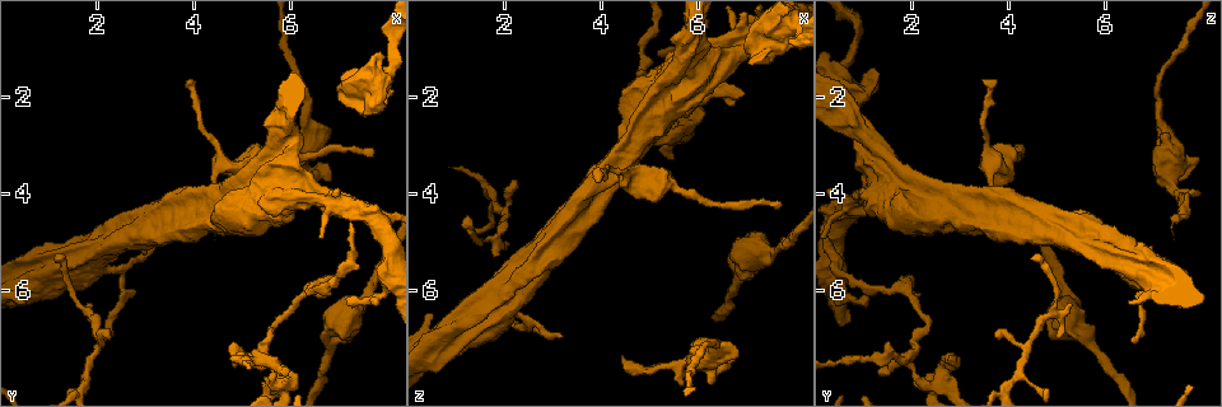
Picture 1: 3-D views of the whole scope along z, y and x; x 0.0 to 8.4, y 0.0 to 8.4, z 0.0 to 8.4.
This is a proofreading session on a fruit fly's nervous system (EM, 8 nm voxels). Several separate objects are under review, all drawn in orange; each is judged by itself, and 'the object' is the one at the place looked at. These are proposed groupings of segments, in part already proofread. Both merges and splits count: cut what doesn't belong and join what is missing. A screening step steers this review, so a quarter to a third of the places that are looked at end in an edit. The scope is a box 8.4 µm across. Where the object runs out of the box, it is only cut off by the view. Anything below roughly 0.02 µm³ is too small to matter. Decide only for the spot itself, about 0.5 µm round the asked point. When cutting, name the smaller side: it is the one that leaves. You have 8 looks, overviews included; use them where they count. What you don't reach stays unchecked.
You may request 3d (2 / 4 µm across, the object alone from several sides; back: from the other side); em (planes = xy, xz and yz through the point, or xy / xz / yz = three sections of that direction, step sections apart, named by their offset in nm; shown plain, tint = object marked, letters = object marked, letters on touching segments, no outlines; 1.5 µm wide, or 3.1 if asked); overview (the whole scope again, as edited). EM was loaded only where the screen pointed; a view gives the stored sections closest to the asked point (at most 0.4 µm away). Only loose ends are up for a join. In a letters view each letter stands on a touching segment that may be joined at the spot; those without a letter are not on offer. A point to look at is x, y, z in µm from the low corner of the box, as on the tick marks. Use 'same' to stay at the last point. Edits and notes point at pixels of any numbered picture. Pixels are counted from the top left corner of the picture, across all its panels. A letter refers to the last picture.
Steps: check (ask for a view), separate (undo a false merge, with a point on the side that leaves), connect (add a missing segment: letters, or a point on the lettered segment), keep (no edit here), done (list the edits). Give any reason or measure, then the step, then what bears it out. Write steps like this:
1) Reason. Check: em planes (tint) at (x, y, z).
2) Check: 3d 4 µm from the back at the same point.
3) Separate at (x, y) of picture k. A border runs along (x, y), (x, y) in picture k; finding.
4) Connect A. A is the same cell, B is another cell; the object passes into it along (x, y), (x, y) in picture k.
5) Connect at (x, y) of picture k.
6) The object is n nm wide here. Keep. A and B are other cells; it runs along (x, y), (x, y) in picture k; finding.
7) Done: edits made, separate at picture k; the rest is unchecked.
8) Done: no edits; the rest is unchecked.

Thick turns thin. Check: em yz step 8 (tint) at (2.00, 5.50, 6.50).

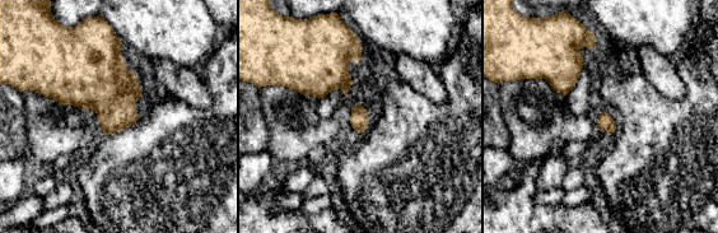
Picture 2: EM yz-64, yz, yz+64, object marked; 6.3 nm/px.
Another direction. Check: em planes (tint) at the same point.

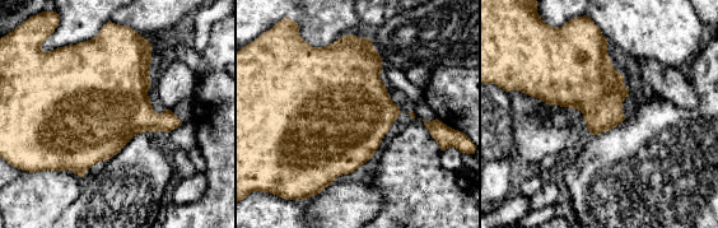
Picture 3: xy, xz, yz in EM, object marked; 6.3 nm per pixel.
What lies round it. Check: em planes (letters) at the same point.

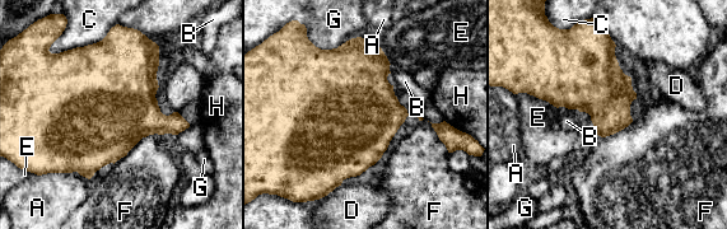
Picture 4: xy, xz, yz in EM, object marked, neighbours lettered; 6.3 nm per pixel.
Keep. A, B, C, D, E, F, G and H are other cells; a border runs along (159, 134), (144, 136), (113, 164) in picture 4; all the same neuron.

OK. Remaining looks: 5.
Branch stops here. Check: em planes (letters) at (6.75, 2.65, 7.10).

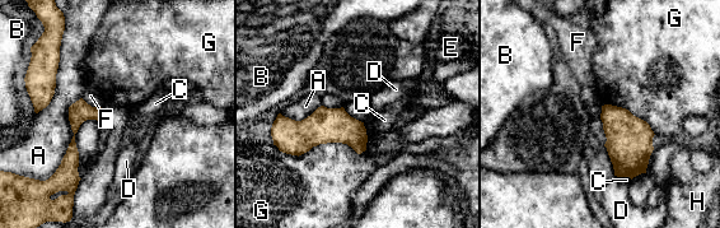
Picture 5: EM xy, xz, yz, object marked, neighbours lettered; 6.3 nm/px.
Keep. A, B, C, D, E, F, G and H are other cells; it runs along (82, 103), (73, 139), (74, 180) in picture 5; none of them fits.

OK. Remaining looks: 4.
Calibre changes. Check: 3d 4 µm at (6.95, 6.95, 5.75).

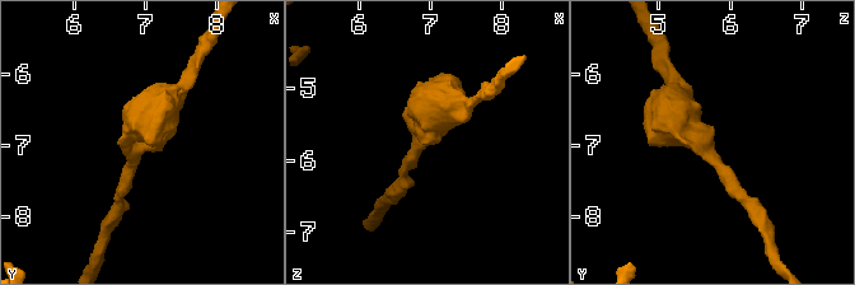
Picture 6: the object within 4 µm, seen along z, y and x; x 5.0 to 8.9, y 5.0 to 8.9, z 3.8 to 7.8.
The arms are 200, 700 nm wide. Check: em planes (tint) at (6.95, 6.95, 5.70).

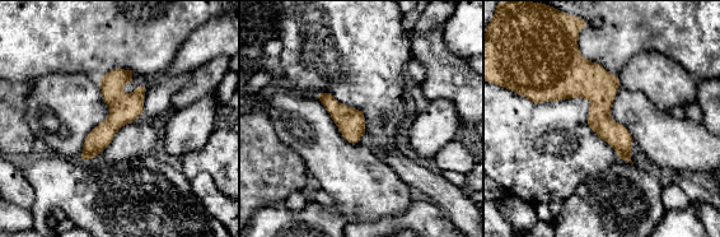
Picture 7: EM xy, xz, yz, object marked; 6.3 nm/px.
Check: em planes (letters) at the same point.

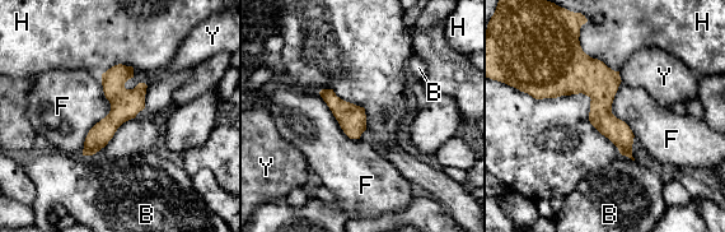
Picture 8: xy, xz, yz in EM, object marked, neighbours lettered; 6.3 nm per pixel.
The object is 180 nm wide here. Keep. B, F, H and Y are other cells; continuous, no second neuron.

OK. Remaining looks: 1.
Done: no edits; the rest is unchecked.

